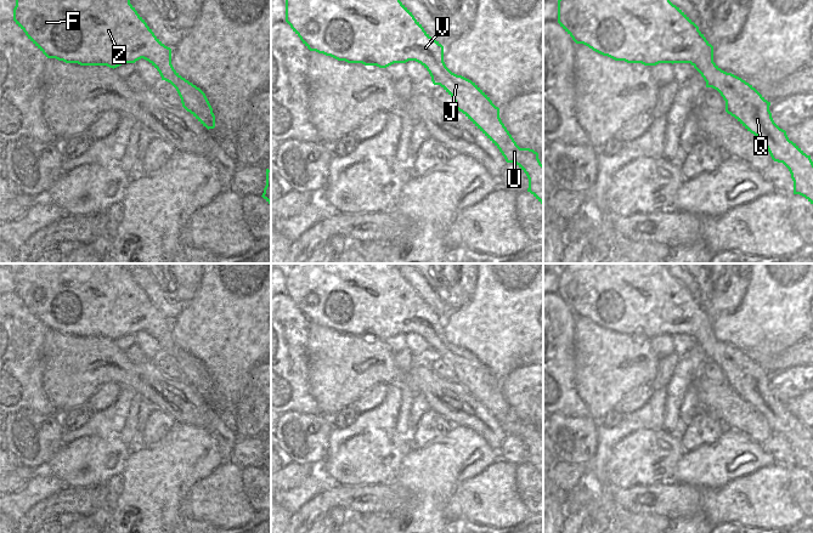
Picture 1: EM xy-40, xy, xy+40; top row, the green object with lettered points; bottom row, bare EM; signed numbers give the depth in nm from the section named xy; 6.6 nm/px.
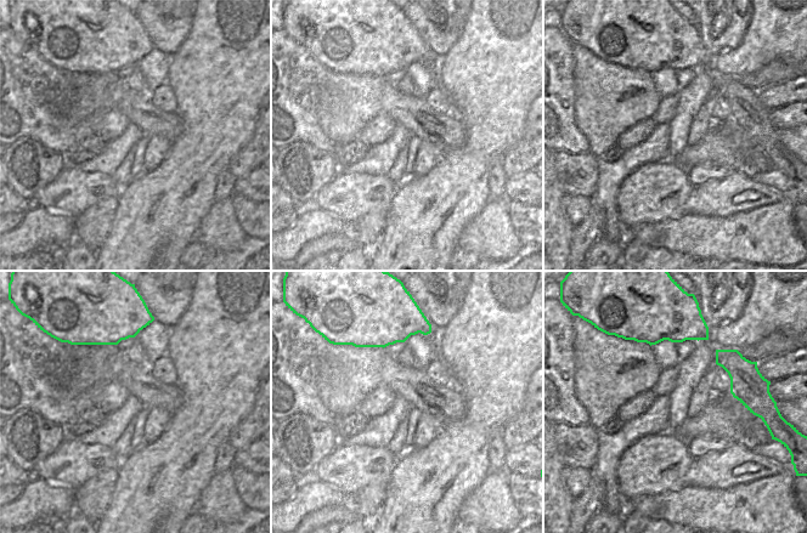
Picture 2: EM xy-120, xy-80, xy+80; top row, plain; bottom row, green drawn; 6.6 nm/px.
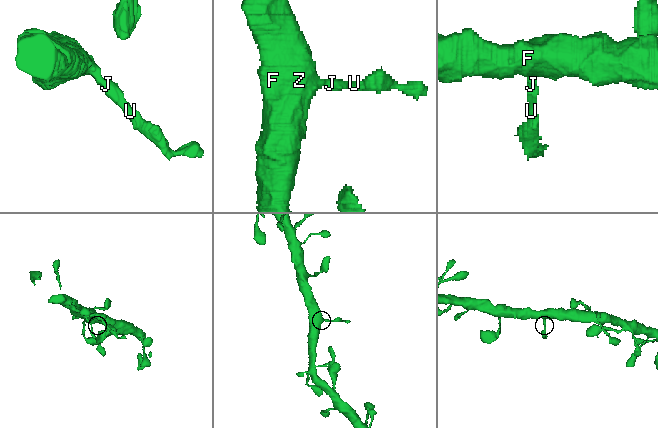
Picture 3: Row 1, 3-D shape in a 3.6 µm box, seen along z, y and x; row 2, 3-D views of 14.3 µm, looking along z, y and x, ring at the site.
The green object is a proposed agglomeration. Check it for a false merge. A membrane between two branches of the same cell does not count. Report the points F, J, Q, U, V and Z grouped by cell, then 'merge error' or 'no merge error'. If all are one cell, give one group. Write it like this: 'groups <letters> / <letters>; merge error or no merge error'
groups F J Q U V Z; no merge error

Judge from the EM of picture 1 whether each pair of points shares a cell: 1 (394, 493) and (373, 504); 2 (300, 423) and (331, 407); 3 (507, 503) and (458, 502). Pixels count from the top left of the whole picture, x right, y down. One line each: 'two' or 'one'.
1: one
2: two
3: one

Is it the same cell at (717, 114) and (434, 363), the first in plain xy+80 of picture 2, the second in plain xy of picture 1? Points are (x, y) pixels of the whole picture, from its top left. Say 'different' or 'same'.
same

